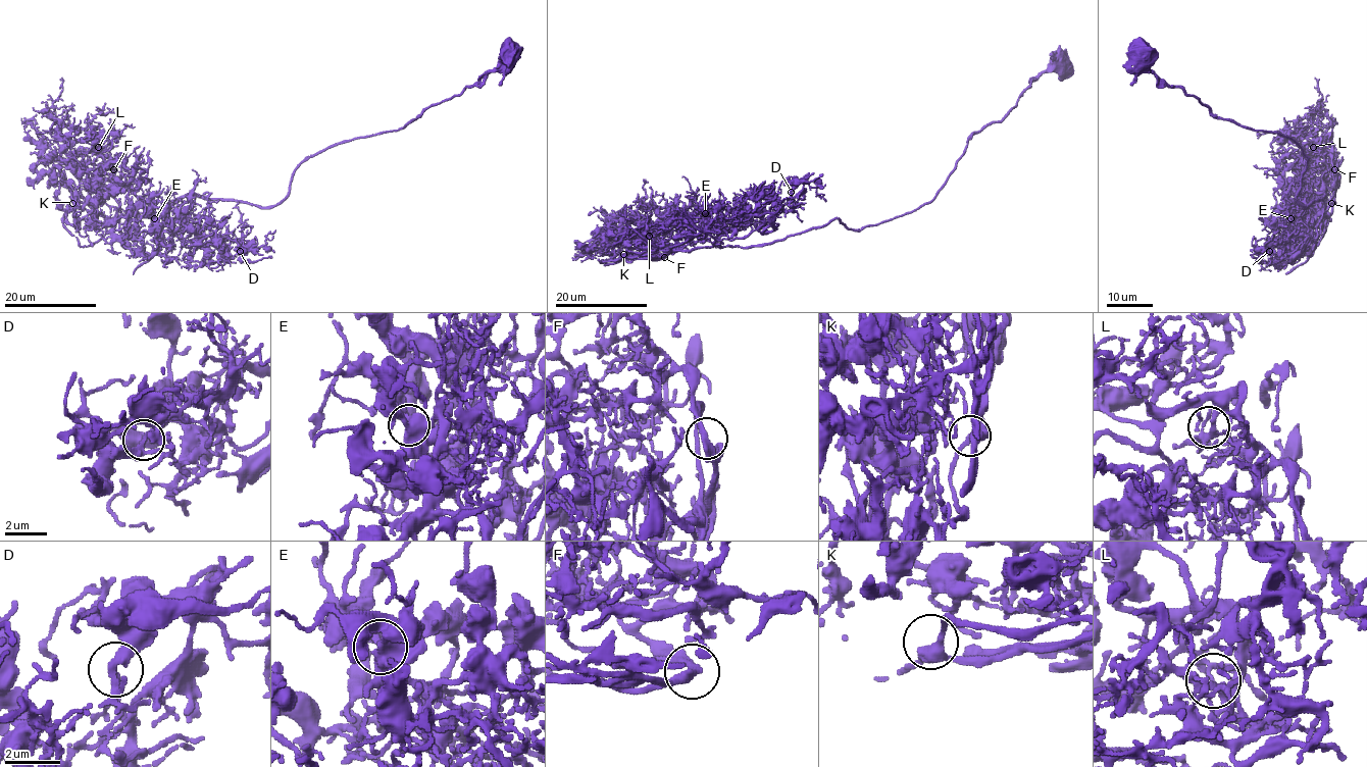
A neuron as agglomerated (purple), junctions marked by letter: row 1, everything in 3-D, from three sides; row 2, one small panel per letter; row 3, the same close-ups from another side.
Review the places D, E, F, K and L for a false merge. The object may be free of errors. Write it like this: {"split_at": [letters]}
{"split_at": []}

